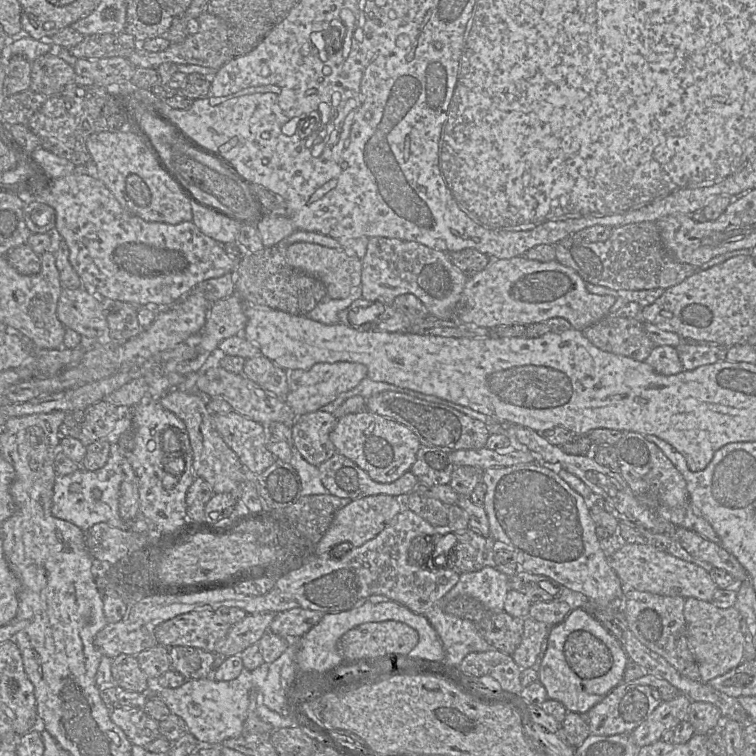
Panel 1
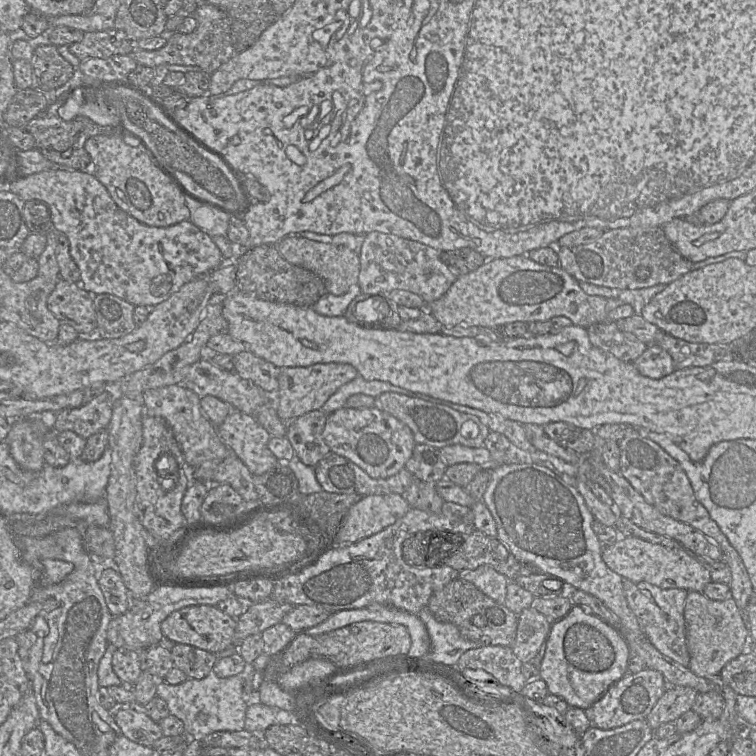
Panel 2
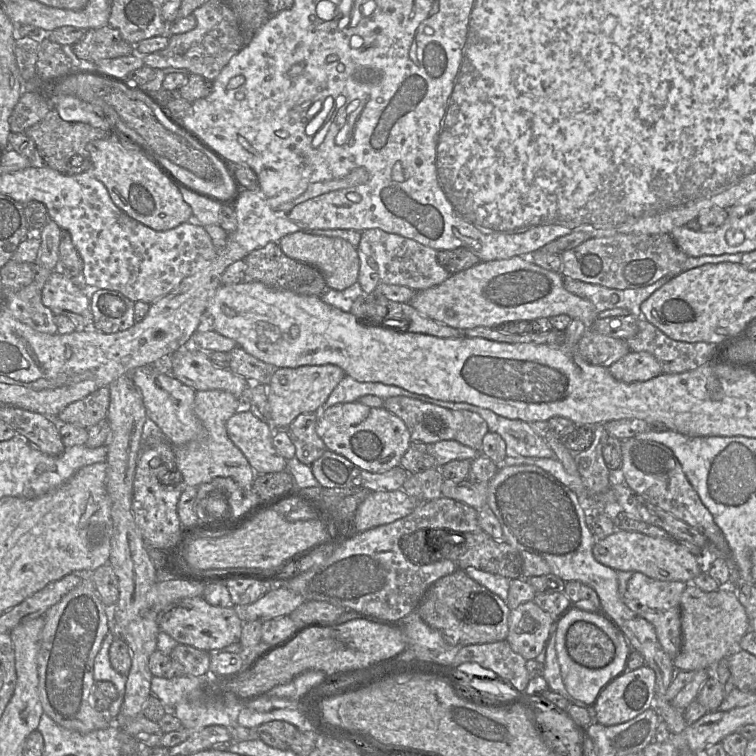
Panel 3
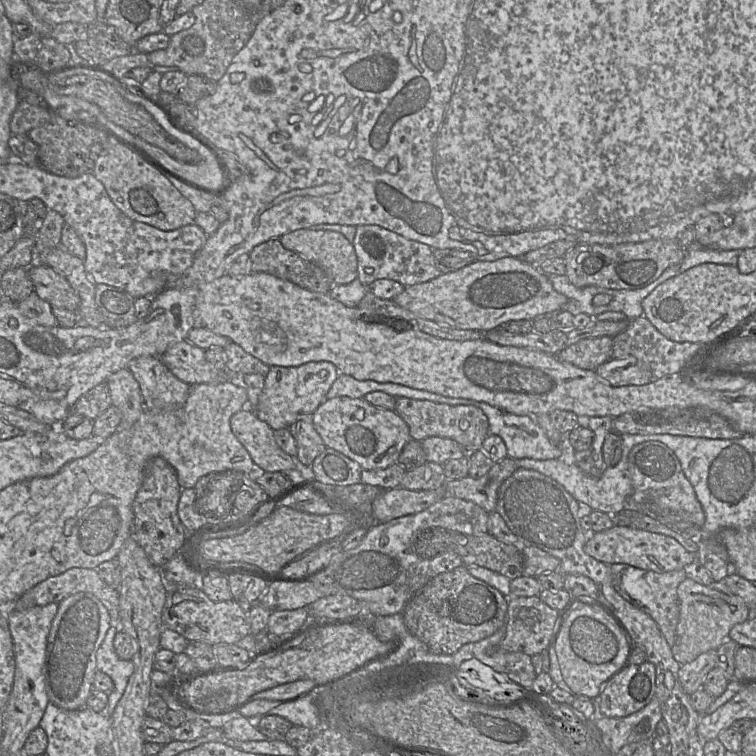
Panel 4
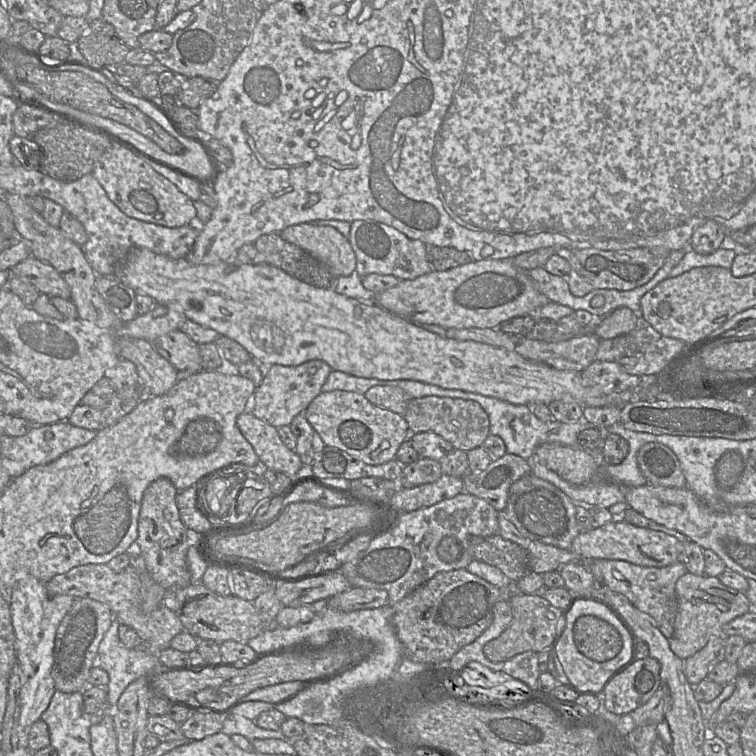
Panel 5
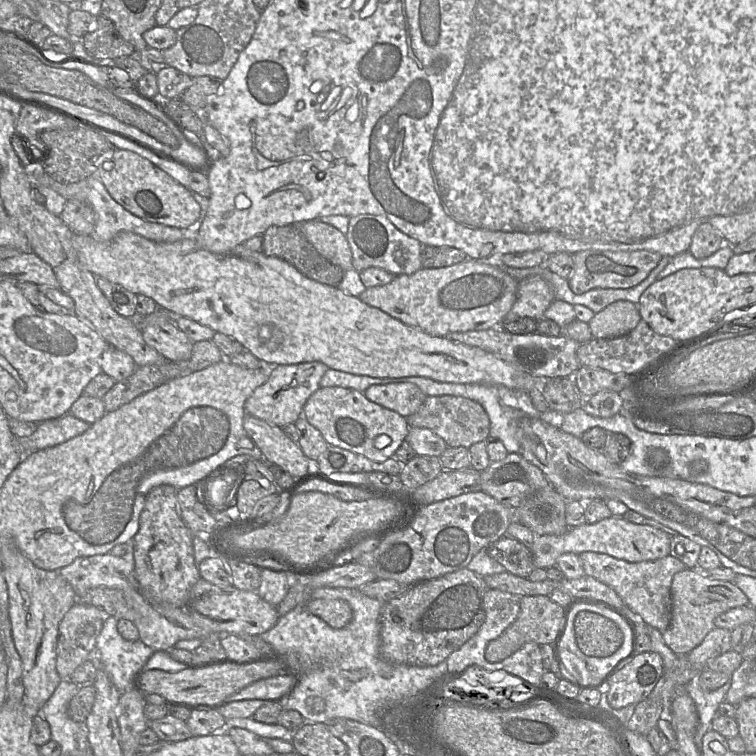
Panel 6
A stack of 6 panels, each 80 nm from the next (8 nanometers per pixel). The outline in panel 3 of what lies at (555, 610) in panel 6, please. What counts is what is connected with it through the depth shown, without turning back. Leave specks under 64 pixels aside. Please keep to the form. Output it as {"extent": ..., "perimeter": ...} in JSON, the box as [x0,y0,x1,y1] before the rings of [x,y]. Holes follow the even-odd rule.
{"extent":[506,601,553,660],"perimeter":[[[528,601],[510,611],[506,641],[525,660],[535,659],[546,648],[553,617]]]}

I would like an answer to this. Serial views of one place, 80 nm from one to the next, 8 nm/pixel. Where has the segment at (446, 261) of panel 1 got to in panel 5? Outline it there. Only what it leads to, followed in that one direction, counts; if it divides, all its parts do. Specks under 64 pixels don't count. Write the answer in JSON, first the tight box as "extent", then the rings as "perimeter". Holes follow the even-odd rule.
{"extent":[349,220,433,280],"perimeter":[[[373,220],[351,222],[349,242],[356,254],[356,272],[361,278],[371,273],[393,275],[400,280],[414,279],[433,269],[427,259],[427,245],[408,238],[397,229]]]}

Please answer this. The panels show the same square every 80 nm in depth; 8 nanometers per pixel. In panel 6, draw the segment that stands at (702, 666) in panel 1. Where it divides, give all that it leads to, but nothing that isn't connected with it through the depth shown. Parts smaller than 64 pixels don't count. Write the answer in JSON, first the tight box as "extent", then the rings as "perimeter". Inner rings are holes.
{"extent":[662,568,749,655],"perimeter":[[[688,568],[673,576],[671,602],[670,624],[662,633],[662,637],[676,655],[687,655],[697,647],[715,628],[714,621],[717,616],[732,608],[749,605],[746,595],[734,583],[711,579],[699,569]]]}

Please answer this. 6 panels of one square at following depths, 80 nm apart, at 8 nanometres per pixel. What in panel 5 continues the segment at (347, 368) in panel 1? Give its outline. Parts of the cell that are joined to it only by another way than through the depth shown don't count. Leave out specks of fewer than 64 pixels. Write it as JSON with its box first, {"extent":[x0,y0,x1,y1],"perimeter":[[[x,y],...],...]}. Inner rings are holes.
{"extent":[248,360,332,428],"perimeter":[[[310,360],[297,366],[271,365],[265,368],[264,378],[253,394],[248,411],[276,428],[290,425],[322,392],[331,371],[332,368],[322,360]]]}

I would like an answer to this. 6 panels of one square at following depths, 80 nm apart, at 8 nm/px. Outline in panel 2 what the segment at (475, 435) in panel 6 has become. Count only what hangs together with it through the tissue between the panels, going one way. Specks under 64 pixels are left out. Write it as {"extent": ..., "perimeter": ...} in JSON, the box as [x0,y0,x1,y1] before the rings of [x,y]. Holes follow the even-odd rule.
{"extent":[374,392,490,449],"perimeter":[[[385,392],[376,397],[374,407],[389,413],[402,423],[405,423],[411,429],[416,444],[426,444],[438,449],[453,444],[460,444],[470,448],[480,448],[484,446],[484,441],[490,433],[489,429],[481,420],[474,415],[394,392]],[[469,420],[473,421],[479,428],[479,434],[473,439],[467,439],[461,434],[462,424]]]}

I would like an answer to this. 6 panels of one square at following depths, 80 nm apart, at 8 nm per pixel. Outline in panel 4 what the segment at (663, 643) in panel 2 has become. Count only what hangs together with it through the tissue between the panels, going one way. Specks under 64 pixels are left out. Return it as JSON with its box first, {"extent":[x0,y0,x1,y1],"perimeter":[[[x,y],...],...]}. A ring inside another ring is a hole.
{"extent":[609,564,687,647],"perimeter":[[[611,564],[609,569],[614,589],[626,601],[648,614],[658,625],[669,646],[672,647],[675,643],[676,628],[679,620],[677,588],[687,578],[685,571],[681,569],[657,573],[627,564]]]}

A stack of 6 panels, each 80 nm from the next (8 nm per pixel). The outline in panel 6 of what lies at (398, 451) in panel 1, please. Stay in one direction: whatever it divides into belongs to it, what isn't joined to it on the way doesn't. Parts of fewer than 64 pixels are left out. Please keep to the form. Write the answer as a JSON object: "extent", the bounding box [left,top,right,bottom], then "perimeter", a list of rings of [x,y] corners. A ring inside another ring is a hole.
{"extent":[302,387,410,462],"perimeter":[[[342,387],[318,388],[303,406],[302,416],[322,434],[328,445],[361,454],[374,462],[393,457],[410,428],[402,415],[371,402],[362,392]]]}

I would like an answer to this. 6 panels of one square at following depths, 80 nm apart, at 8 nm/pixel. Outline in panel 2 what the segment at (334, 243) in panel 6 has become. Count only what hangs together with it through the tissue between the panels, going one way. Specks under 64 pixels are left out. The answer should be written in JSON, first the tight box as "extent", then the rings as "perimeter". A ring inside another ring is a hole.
{"extent":[278,235,359,295],"perimeter":[[[289,235],[279,241],[278,250],[291,264],[308,269],[320,276],[325,282],[326,290],[331,294],[343,295],[352,285],[358,283],[359,255],[346,246],[313,241],[299,235]]]}

